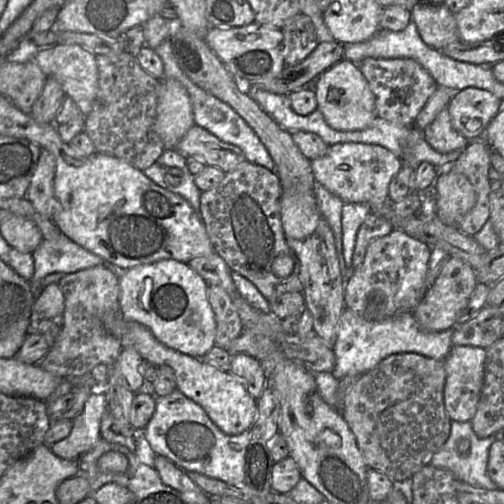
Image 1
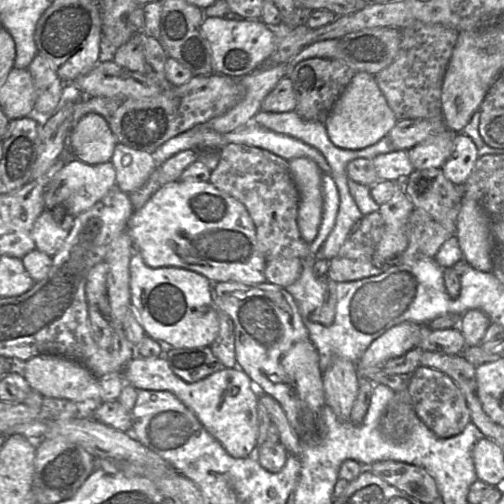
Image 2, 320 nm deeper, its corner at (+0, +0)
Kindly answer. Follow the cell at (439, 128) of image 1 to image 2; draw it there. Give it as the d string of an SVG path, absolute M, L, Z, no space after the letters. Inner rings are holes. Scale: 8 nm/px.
M460 132L454 139L452 155L441 169L448 180L458 187L463 187L478 158L478 150L473 140Z

